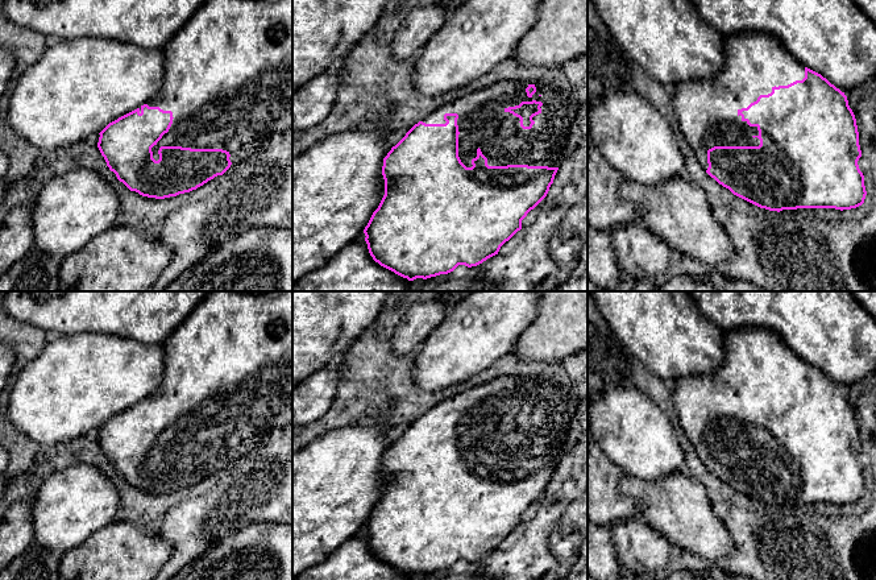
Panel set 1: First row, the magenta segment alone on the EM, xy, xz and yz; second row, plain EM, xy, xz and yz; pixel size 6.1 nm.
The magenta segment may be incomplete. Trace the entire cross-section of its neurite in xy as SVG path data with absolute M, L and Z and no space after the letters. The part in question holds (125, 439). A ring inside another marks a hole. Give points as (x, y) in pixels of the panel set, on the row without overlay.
M209 291L184 322L162 343L163 378L157 392L140 403L109 418L99 430L97 443L107 461L130 486L142 492L165 494L190 488L217 471L223 471L237 455L254 450L266 432L292 420L292 291Z

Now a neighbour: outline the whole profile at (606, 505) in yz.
M588 423L588 522L607 527L640 517L639 508L619 490L622 475L593 439Z

